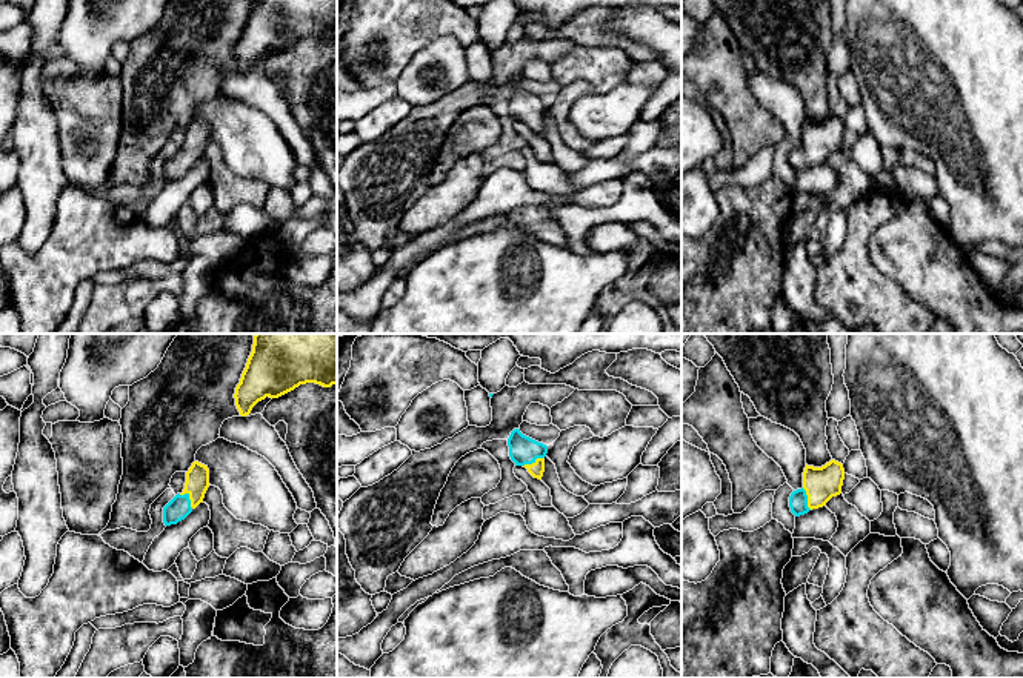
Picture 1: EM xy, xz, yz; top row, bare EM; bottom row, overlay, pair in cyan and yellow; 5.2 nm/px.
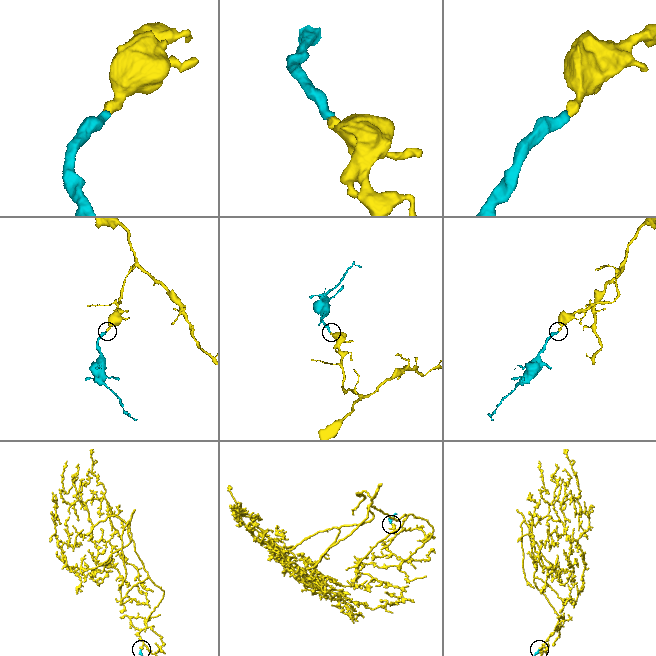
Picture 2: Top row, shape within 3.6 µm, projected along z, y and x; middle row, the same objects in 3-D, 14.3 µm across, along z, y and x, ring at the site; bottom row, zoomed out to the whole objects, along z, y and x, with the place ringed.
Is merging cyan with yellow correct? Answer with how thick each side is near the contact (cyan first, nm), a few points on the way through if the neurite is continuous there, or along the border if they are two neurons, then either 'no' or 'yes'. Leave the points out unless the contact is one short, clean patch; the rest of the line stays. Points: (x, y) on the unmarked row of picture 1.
120/130 nm | across xy (179, 163), (188, 152), (194, 146), (197, 134) | yes

